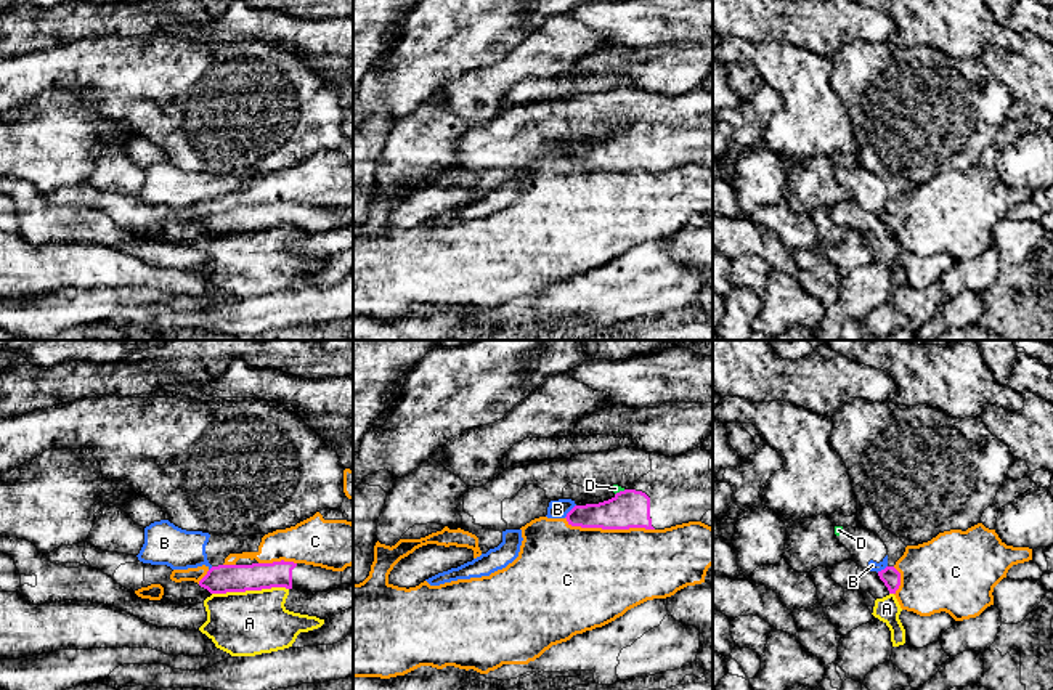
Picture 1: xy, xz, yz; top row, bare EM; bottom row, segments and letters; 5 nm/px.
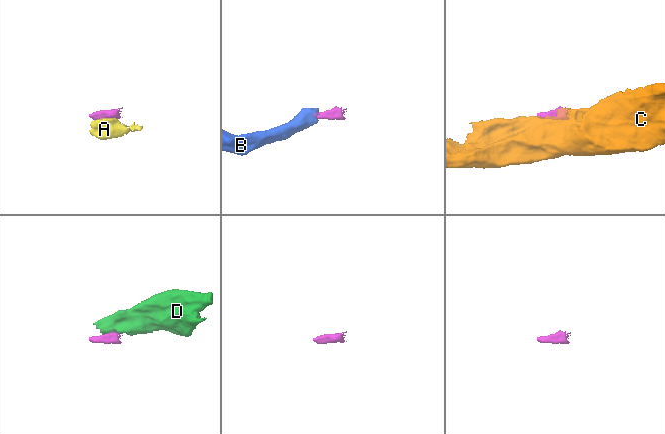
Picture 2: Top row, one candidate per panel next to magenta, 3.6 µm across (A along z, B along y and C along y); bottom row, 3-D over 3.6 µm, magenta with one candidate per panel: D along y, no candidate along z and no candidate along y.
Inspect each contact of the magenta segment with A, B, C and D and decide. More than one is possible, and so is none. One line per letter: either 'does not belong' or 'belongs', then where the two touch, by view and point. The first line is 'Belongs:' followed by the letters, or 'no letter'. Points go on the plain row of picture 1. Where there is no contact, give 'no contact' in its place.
Belongs: no letter
A: does not belong; meets magenta in xy at (249, 230)
B: does not belong; meets magenta in xz at (570, 151)
C: does not belong; meets magenta in xz at (609, 169)
D: does not belong; meets magenta in xz at (620, 132)

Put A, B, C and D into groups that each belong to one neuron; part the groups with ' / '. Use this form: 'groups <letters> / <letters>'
groups A / B D / C

